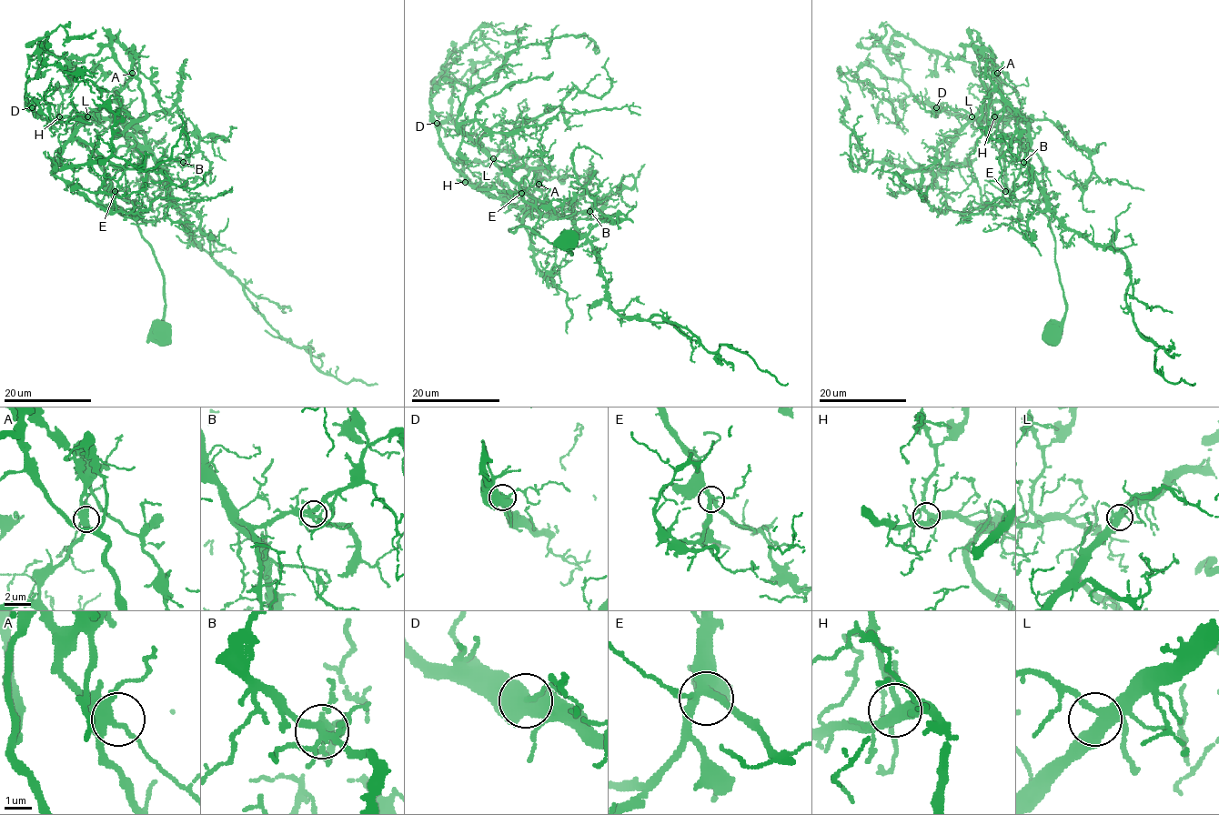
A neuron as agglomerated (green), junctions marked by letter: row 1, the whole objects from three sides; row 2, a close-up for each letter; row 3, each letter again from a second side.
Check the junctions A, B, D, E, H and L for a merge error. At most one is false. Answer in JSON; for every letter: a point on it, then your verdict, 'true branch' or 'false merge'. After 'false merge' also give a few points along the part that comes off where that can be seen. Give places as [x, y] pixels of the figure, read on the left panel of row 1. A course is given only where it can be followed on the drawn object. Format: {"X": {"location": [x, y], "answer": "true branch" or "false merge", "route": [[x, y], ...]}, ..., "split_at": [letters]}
{"A": {"location": [132, 73], "answer": "true branch"}, "B": {"location": [183, 162], "answer": "true branch"}, "D": {"location": [32, 107], "answer": "false merge", "route": [[32, 106], [52, 89], [70, 95], [79, 83], [90, 79], [108, 90], [99, 143], [82, 168], [74, 170]]}, "E": {"location": [115, 191], "answer": "true branch"}, "H": {"location": [59, 116], "answer": "true branch"}, "L": {"location": [87, 116], "answer": "true branch"}, "split_at": ["D"]}

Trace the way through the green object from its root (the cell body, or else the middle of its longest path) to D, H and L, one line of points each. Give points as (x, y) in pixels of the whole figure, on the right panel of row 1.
D: (1052, 337), (1065, 299), (1054, 236), (1038, 207), (1042, 160), (1022, 145), (1018, 119), (972, 120), (937, 106)
H: (1052, 337), (1065, 299), (1054, 236), (1038, 207), (1042, 164), (1022, 145), (1018, 119), (994, 116)
L: (1052, 337), (1065, 299), (1054, 236), (1038, 207), (1042, 160), (1019, 146), (1027, 124), (1002, 103), (972, 116)

